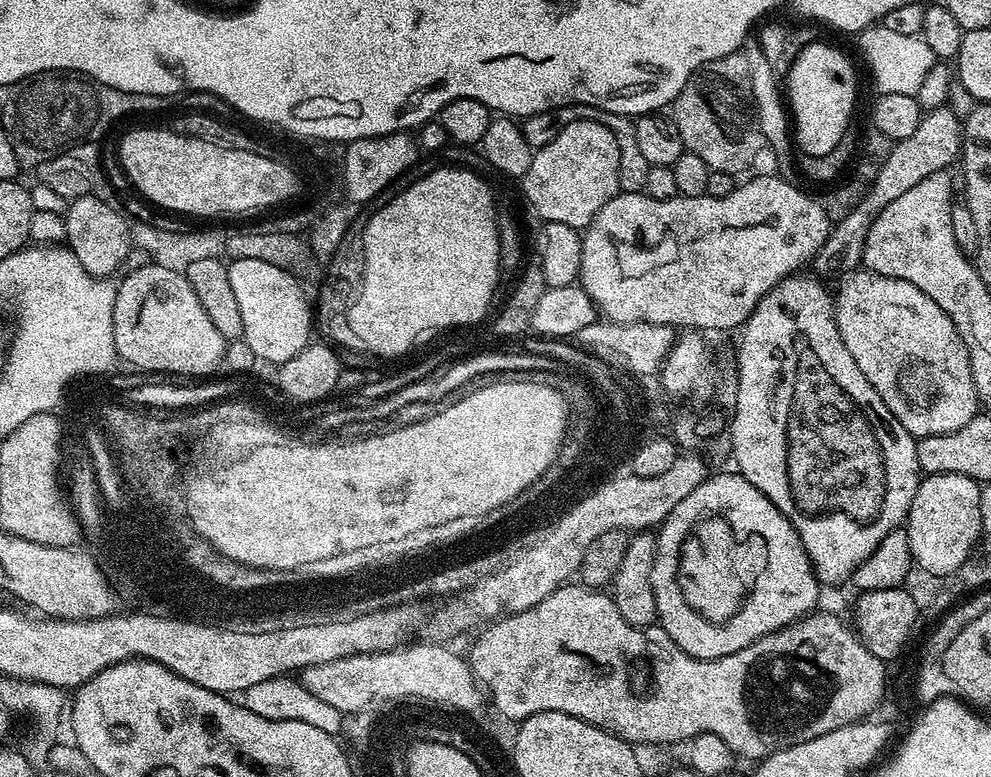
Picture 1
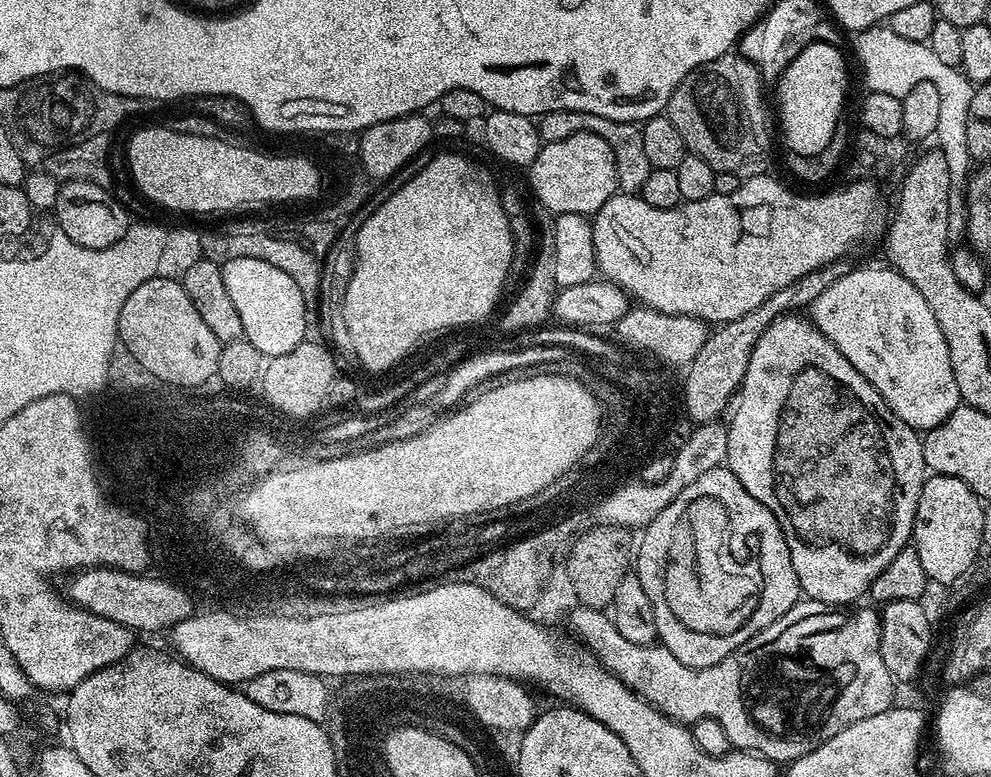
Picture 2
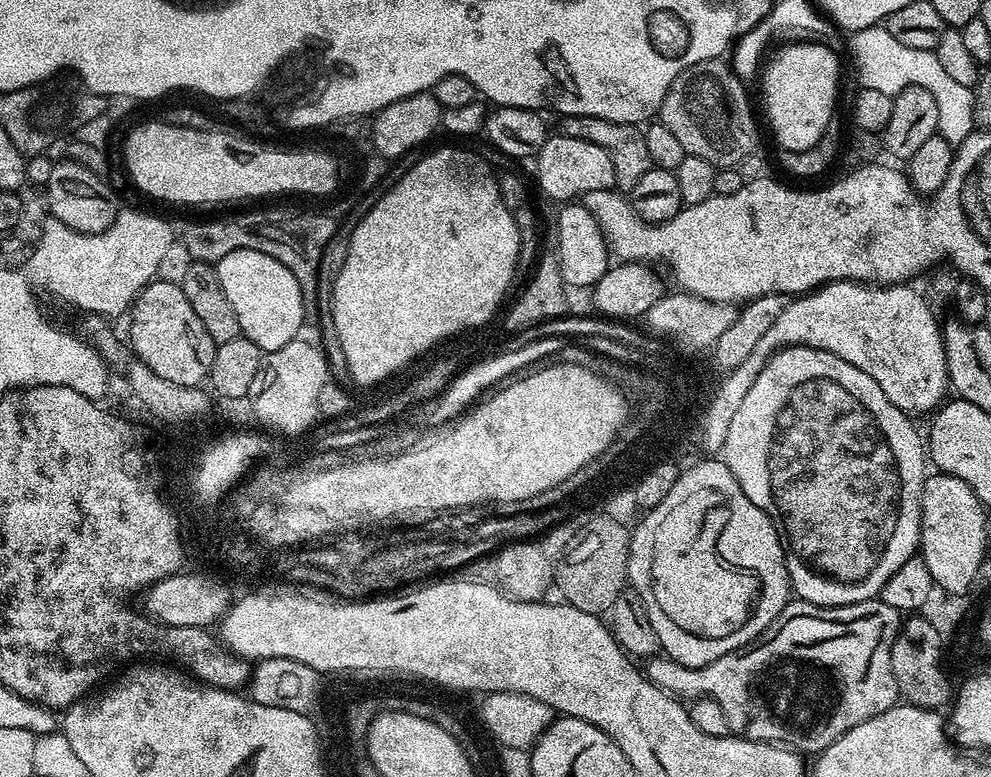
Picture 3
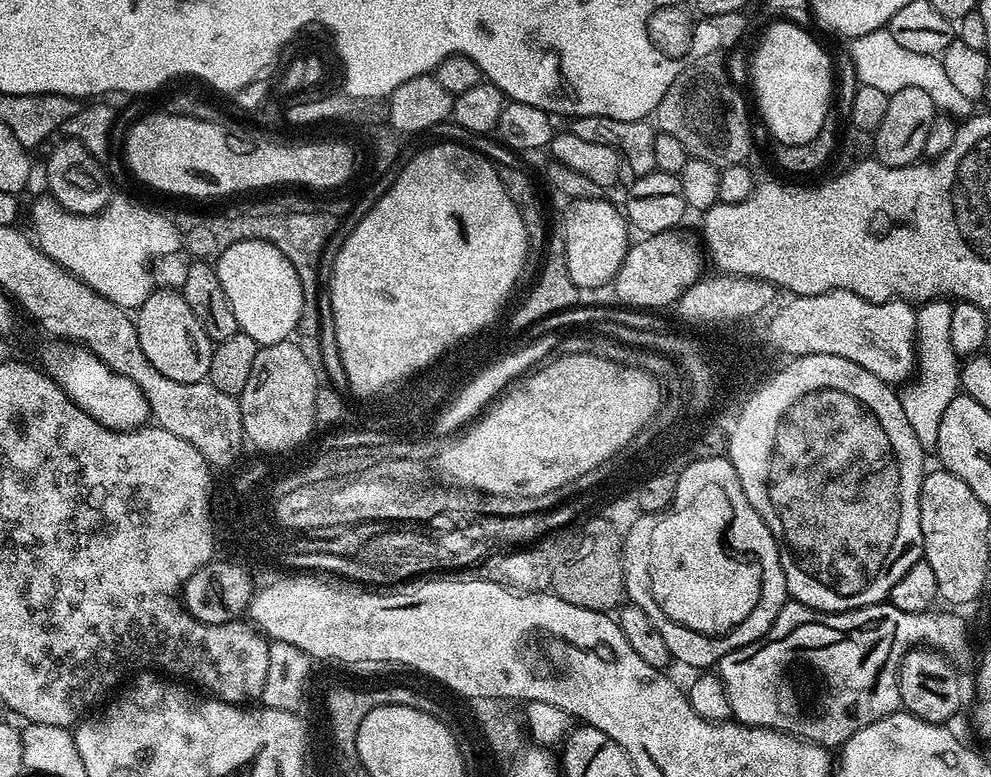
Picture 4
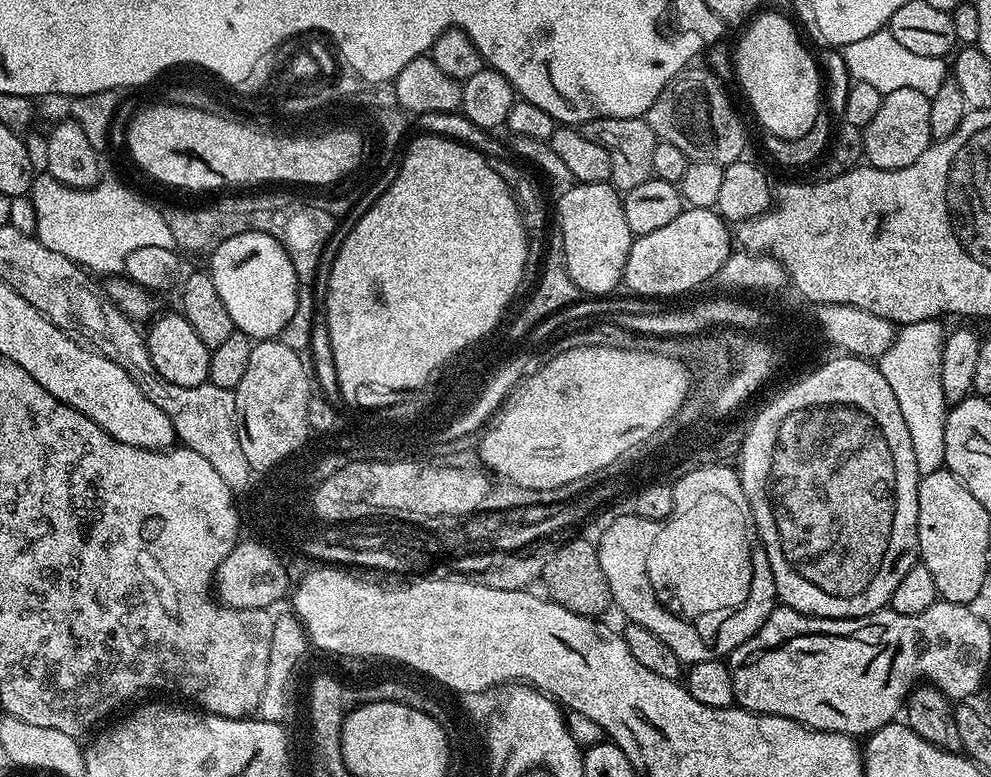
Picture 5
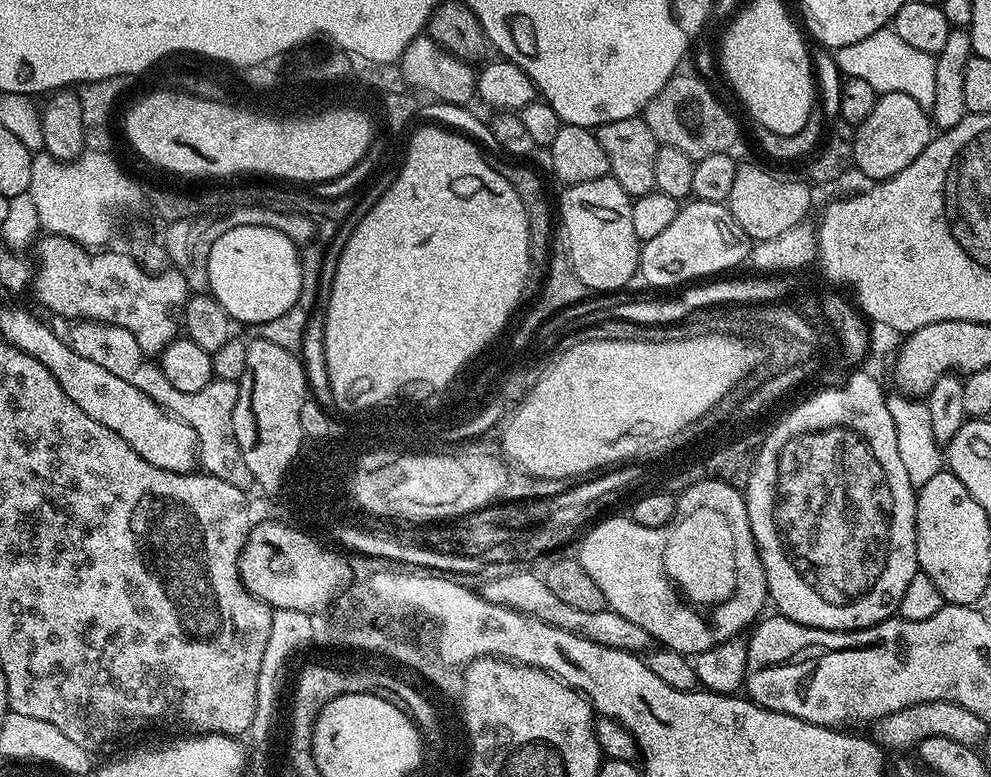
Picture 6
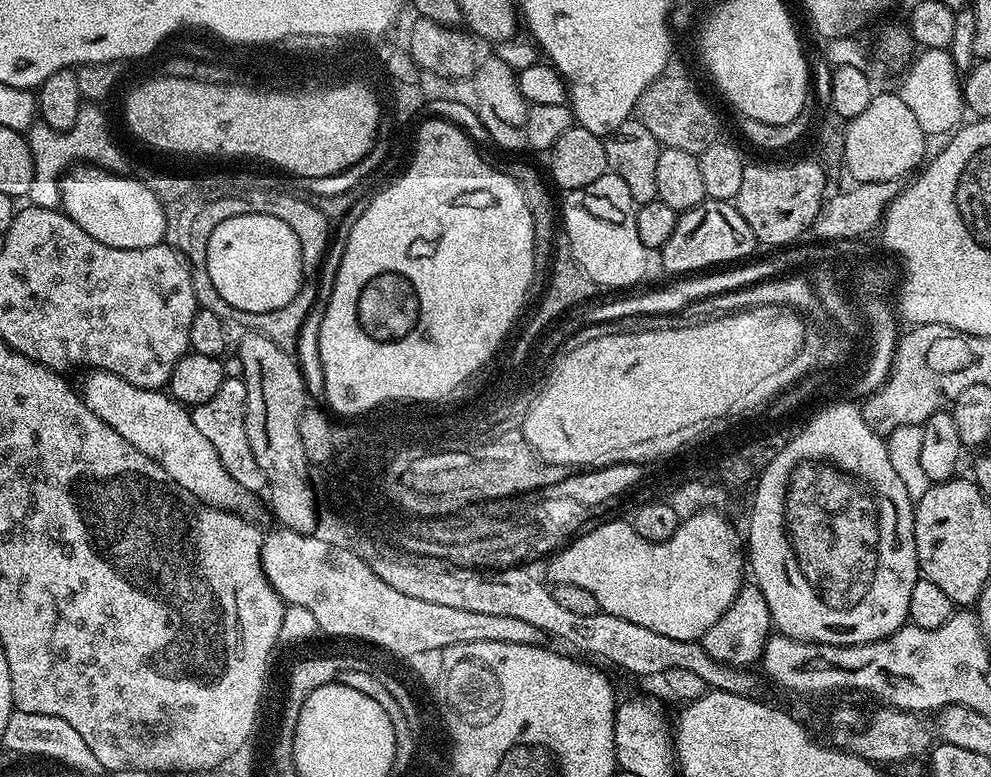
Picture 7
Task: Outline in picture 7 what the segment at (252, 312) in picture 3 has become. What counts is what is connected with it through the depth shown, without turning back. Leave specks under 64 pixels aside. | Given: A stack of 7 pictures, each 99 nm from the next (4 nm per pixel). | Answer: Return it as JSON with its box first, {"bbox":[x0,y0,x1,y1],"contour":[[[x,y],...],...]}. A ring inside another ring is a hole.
{"bbox":[205,214,304,311],"contour":[[[238,214],[238,218],[226,218],[214,227],[205,250],[205,266],[210,274],[210,282],[226,303],[238,310],[268,311],[285,306],[300,293],[300,285],[304,283],[302,270],[302,254],[298,246],[298,238],[286,222],[278,218],[270,218],[270,214]]]}

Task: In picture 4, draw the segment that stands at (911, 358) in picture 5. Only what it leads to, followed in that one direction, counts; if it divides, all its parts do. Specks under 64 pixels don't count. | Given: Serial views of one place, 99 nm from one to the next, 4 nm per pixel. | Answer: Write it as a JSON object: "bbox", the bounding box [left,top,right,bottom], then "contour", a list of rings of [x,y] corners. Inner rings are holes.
{"bbox":[899,298,961,450],"contour":[[[937,298],[923,301],[916,308],[916,362],[920,381],[917,384],[909,383],[903,389],[905,392],[899,393],[902,410],[906,410],[906,418],[914,430],[914,438],[918,438],[925,450],[935,449],[938,442],[938,426],[942,426],[942,414],[946,414],[946,406],[950,406],[961,387],[961,361],[950,342],[952,305],[951,299]]]}

